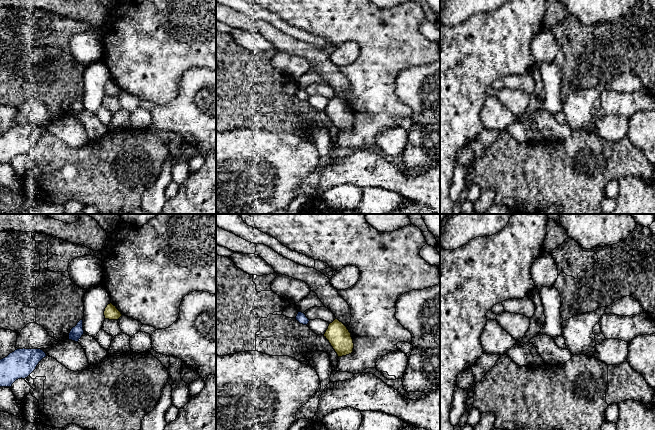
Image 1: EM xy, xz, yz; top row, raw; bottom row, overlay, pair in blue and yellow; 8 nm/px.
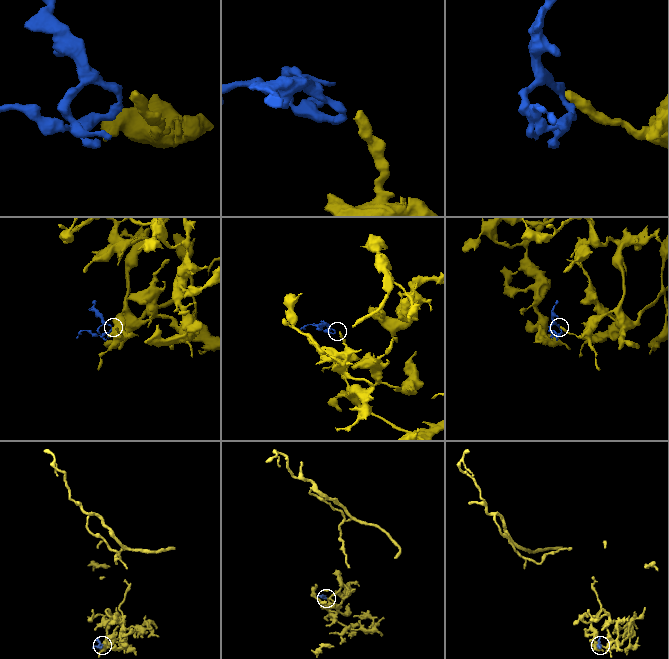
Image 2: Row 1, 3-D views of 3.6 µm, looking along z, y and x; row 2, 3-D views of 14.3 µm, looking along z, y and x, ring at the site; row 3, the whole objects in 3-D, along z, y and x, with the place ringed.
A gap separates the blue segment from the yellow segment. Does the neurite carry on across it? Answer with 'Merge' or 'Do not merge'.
Do not merge

